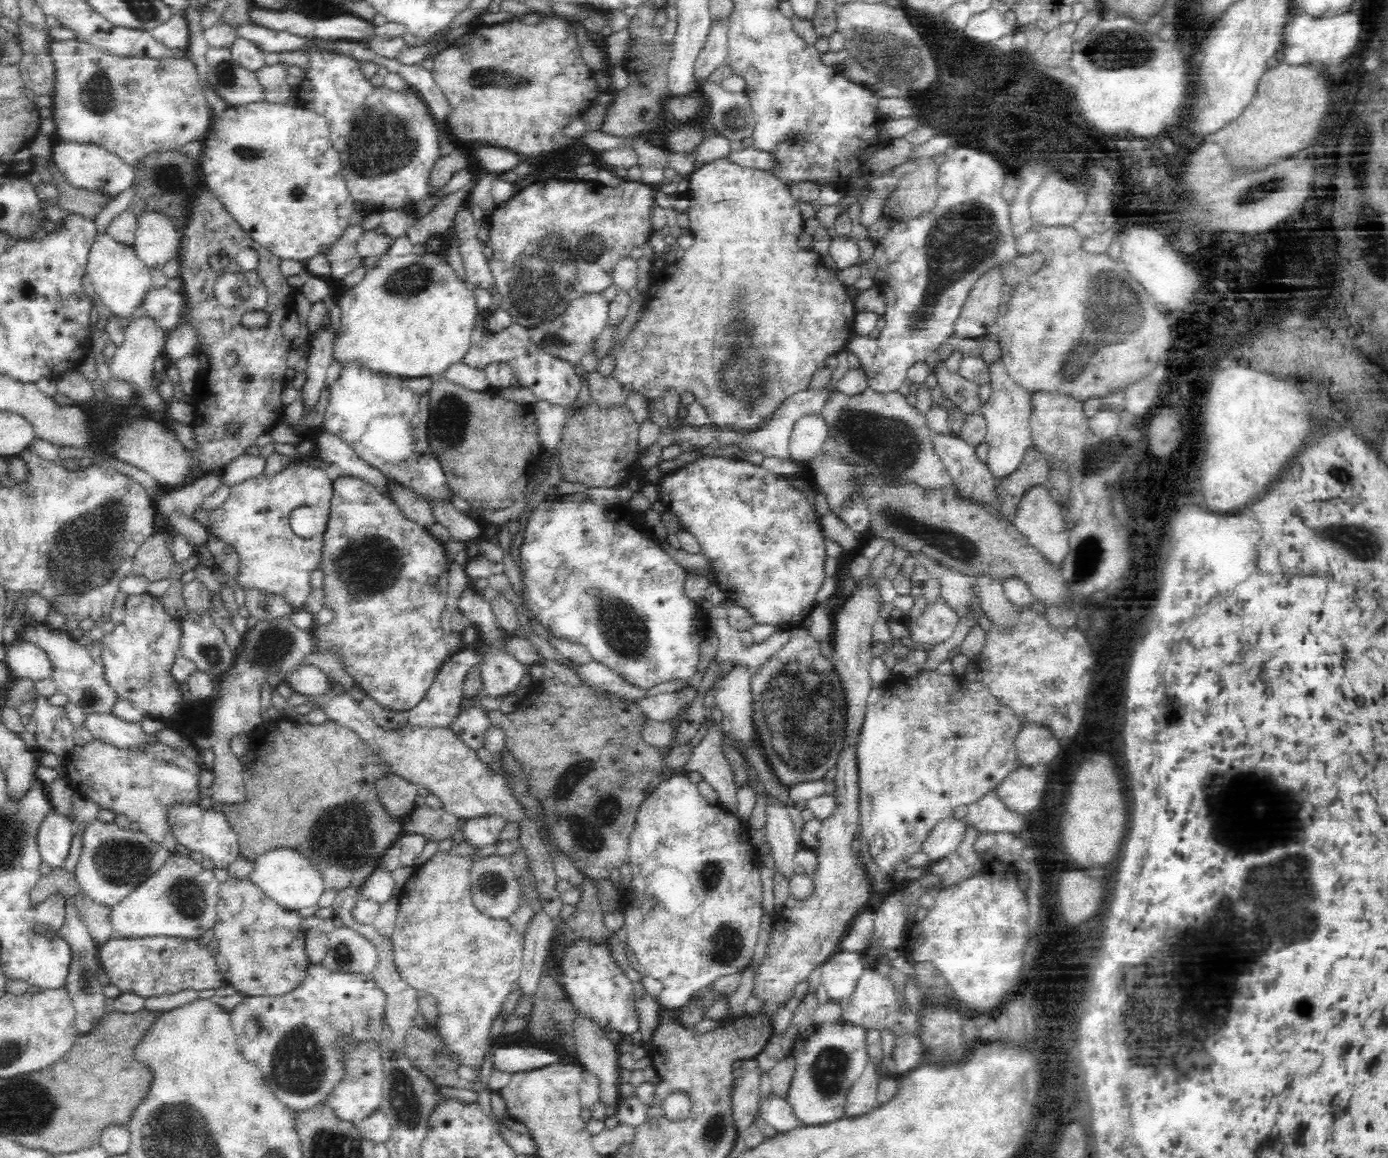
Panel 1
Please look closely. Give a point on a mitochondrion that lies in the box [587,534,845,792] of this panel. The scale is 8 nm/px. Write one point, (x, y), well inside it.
(798, 714)

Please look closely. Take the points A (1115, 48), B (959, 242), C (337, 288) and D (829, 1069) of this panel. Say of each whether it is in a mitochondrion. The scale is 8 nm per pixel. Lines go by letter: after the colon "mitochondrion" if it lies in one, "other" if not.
A: mitochondrion
B: mitochondrion
C: other
D: mitochondrion

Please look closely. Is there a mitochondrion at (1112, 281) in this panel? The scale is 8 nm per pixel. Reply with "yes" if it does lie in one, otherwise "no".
yes

